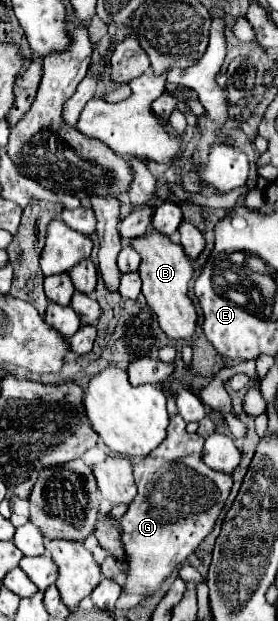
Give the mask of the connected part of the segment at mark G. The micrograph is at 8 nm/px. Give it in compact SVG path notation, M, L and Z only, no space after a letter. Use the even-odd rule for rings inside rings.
M174 415L170 417L168 435L166 439L144 459L140 459L134 465L134 479L138 487L136 499L130 503L128 511L124 513L120 521L120 537L124 545L124 585L122 589L126 593L136 593L140 597L152 597L162 583L170 577L170 573L196 551L196 547L202 543L202 539L214 529L214 523L224 509L224 503L228 499L228 493L232 489L232 477L226 473L212 471L202 461L202 443L204 439L194 433L190 435L186 431L186 423L182 417Z

